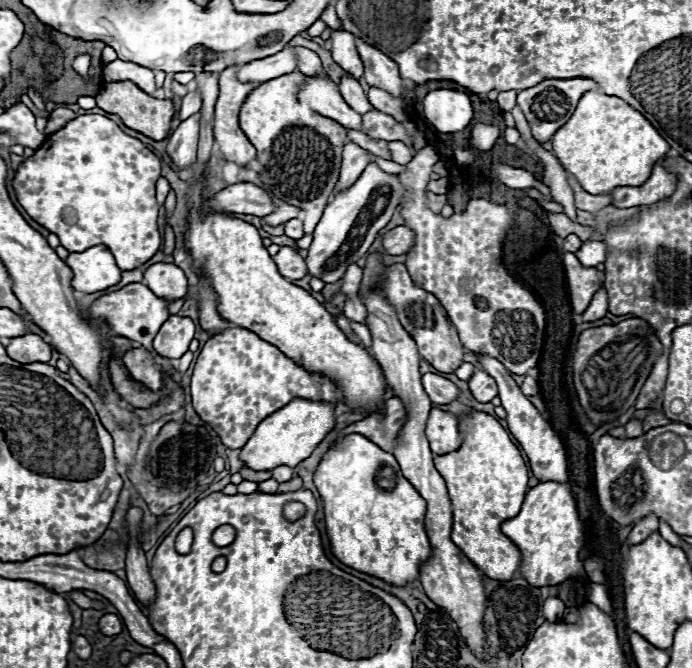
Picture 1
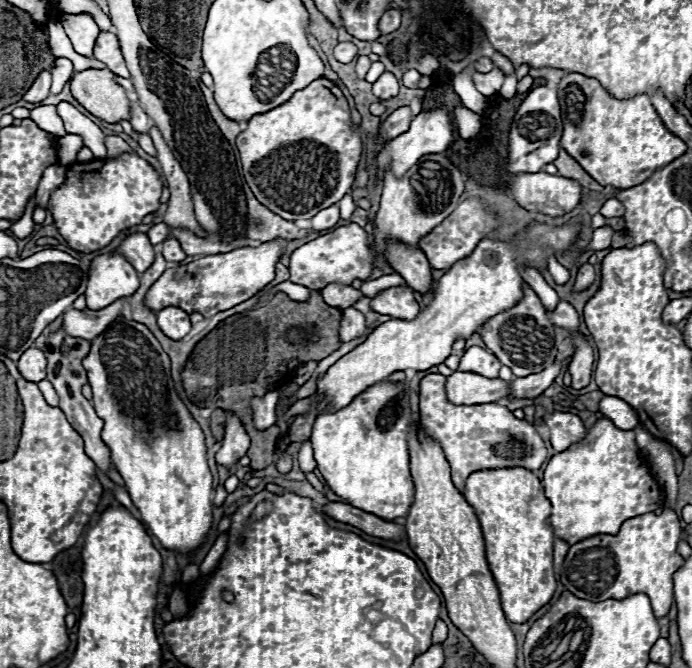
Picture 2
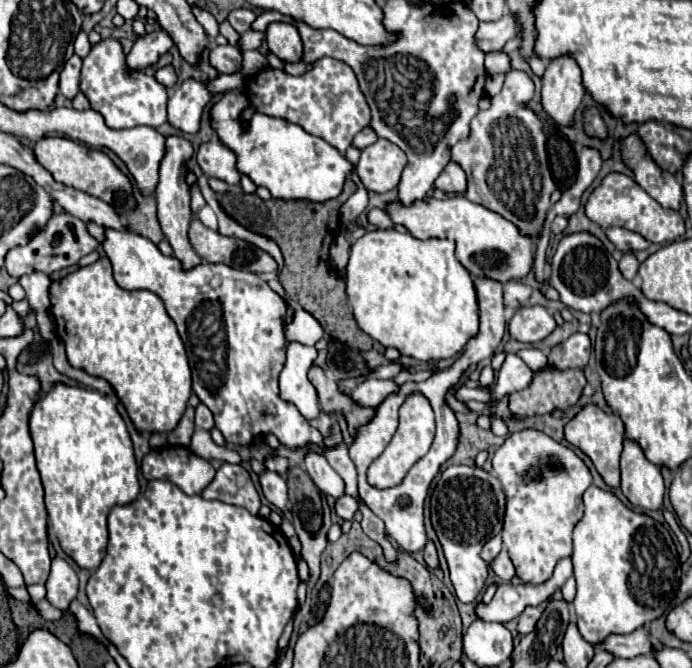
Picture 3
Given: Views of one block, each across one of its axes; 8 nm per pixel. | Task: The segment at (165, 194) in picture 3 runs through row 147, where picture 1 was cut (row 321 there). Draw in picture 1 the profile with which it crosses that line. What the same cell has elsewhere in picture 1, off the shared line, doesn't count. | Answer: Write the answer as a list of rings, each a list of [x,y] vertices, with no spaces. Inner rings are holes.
[[[170,316],[158,330],[156,338],[152,340],[152,346],[160,356],[176,360],[188,350],[192,338],[194,338],[194,322],[190,318]]]

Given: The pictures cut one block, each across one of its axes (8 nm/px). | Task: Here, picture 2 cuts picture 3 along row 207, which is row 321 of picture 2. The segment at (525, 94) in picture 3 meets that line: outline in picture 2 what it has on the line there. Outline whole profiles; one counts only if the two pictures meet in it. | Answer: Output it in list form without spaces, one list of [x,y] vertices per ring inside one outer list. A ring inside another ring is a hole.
[[[528,284],[522,286],[522,292],[524,294],[516,306],[488,318],[476,330],[482,336],[486,348],[492,350],[496,358],[514,372],[514,376],[528,376],[528,374],[542,372],[544,368],[552,366],[556,360],[554,326],[546,316],[546,308],[542,306],[540,298]]]

